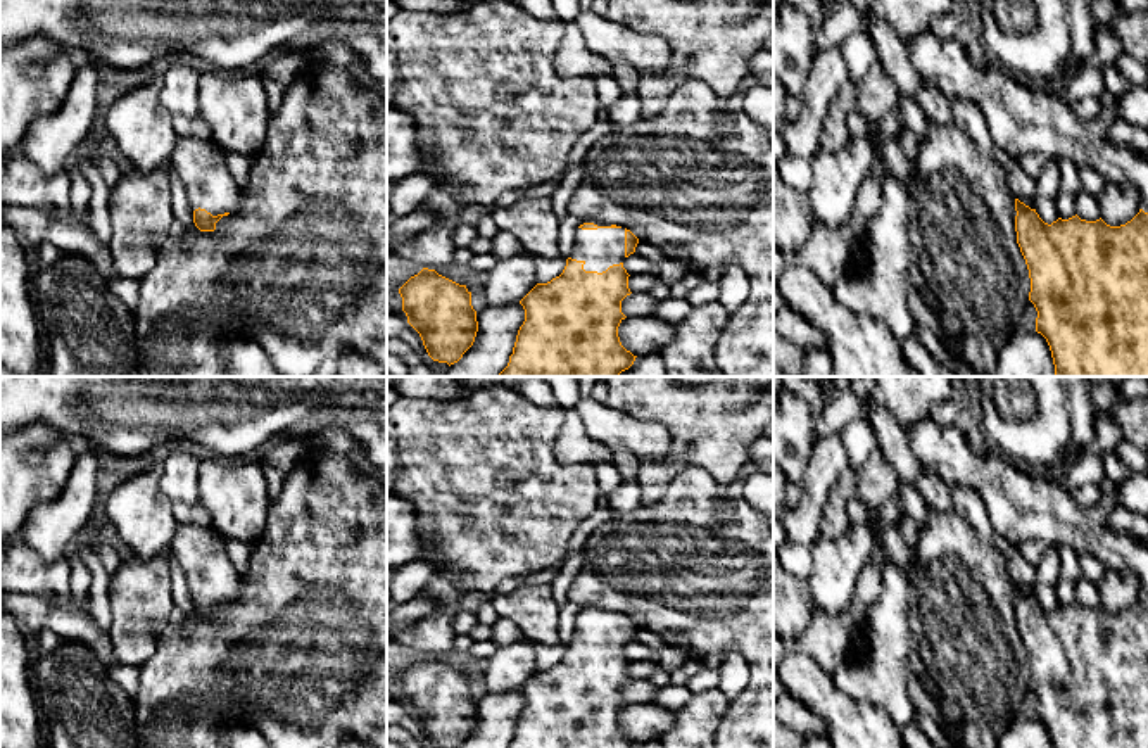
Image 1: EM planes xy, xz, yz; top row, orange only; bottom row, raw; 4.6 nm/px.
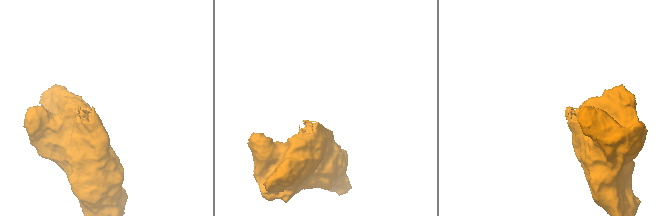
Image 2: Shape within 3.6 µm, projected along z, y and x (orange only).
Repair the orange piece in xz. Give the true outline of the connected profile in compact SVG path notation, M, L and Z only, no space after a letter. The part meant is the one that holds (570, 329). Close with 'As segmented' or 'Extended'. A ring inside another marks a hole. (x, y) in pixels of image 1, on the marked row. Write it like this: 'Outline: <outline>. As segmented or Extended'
Outline: M582 221L563 273L537 283L520 304L525 321L518 330L508 366L497 377L620 377L635 358L618 337L627 318L621 301L630 295L623 259L635 252L639 238L627 228L604 221Z. Extended

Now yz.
Outline: M1015 199L1017 244L1025 259L1031 292L1038 311L1036 332L1051 351L1055 377L1148 377L1148 212L1139 212L1120 226L1101 218L1081 219L1077 214L1051 225L1036 209Z. As segmented

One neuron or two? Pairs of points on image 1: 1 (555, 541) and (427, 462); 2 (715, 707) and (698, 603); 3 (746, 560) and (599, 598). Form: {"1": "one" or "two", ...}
{"1": "one", "2": "two", "3": "one"}

